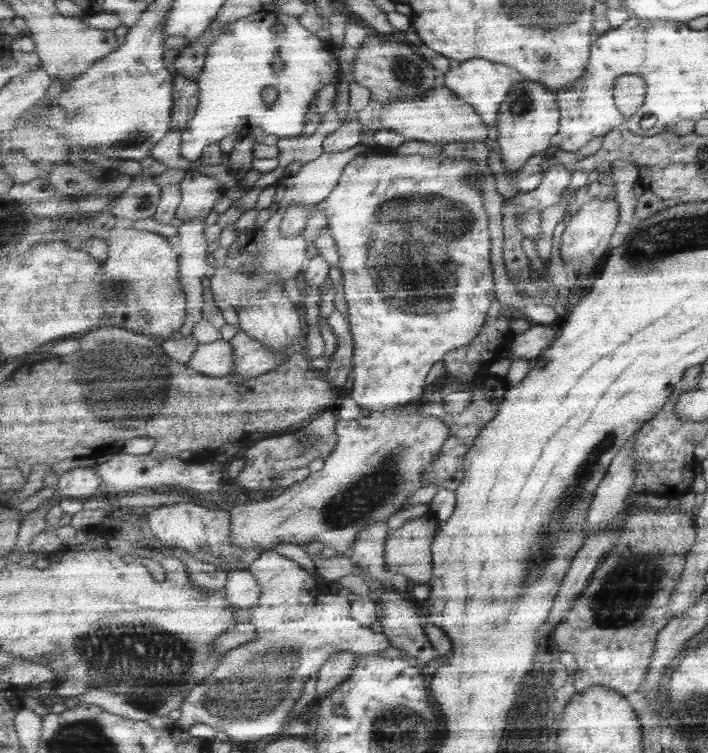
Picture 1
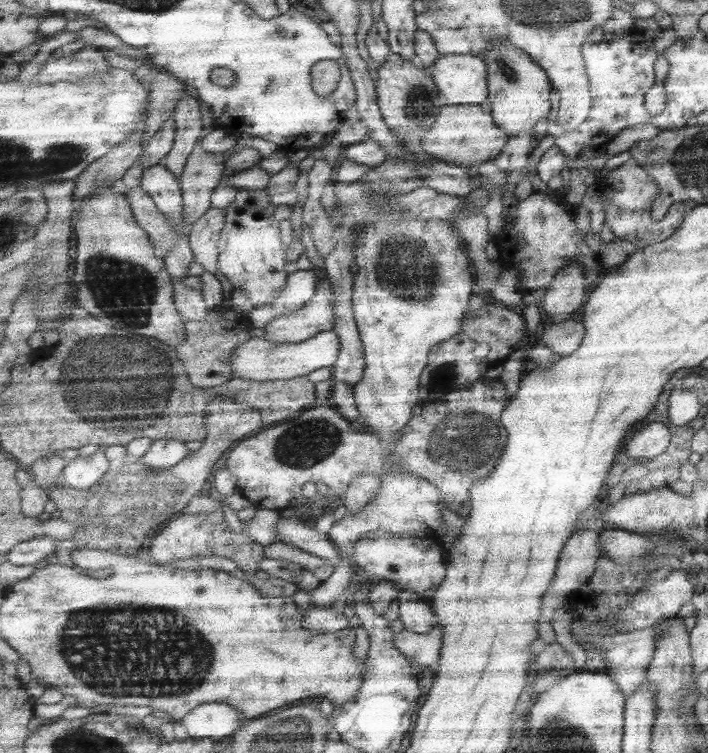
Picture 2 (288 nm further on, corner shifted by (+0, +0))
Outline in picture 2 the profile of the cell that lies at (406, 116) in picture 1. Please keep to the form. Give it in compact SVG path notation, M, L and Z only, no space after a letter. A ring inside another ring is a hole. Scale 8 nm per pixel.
M469 104L469 106L445 106L441 116L429 130L429 134L419 142L425 154L431 154L435 160L445 160L457 166L471 166L475 168L477 162L487 162L499 158L505 152L511 136L505 128L501 128L491 114L489 106L483 104Z

